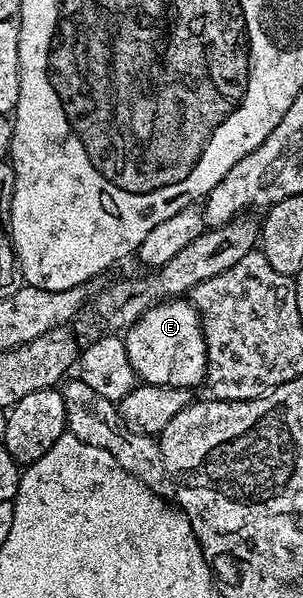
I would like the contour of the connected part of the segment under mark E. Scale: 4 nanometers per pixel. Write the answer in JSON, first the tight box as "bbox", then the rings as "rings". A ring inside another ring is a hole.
{"bbox":[123,297,208,389],"rings":[[[177,297],[166,299],[163,303],[155,303],[149,311],[142,313],[137,323],[127,328],[123,341],[126,345],[126,357],[130,357],[140,383],[196,389],[199,383],[201,386],[207,380],[208,354],[206,353],[204,330],[200,327],[200,313],[187,298]]]}

